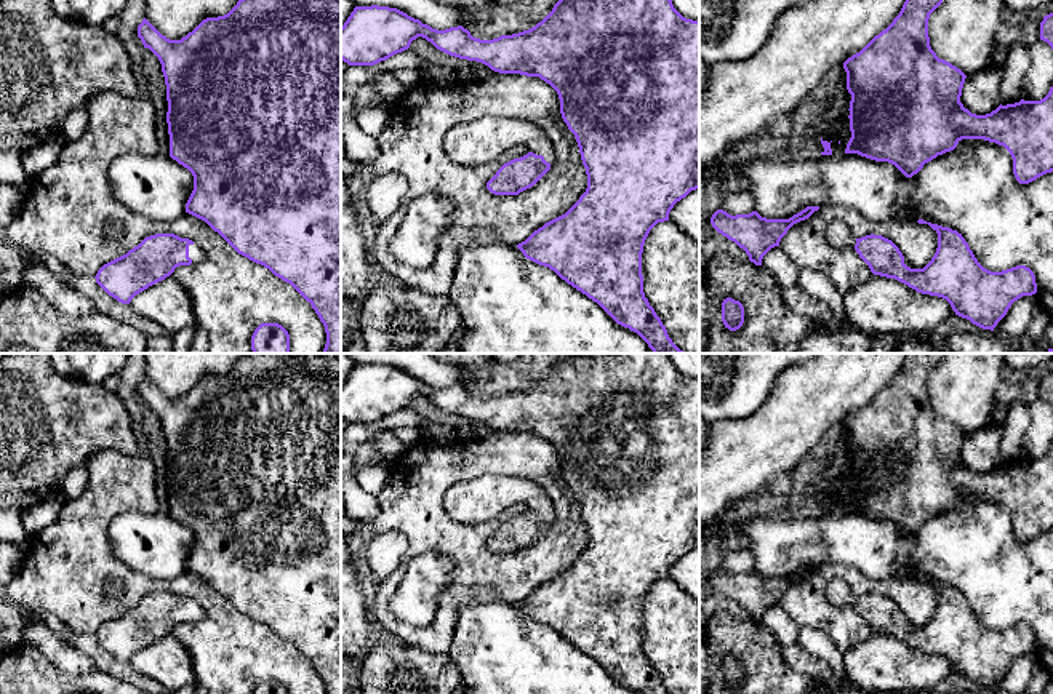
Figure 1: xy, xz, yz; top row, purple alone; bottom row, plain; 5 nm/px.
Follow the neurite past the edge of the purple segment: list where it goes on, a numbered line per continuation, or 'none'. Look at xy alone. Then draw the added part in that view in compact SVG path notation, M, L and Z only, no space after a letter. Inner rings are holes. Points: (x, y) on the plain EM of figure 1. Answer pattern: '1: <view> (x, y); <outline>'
1: xy (196, 611); M189 603L189 616L192 617L192 622L200 620L205 616L203 608L198 603Z

